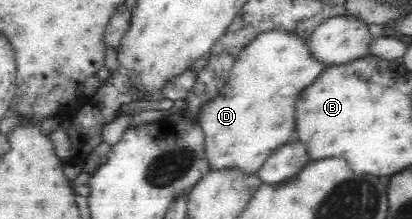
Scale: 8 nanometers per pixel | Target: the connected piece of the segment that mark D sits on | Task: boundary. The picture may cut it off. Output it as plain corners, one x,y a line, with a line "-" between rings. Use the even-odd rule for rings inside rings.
272,31
258,35
249,46
244,47
241,55
238,55
230,77
218,95
202,103
197,115
189,119
190,125
198,128
202,134
203,158
209,171
237,171
244,177
252,177
257,175
267,157
277,147
294,139
294,99
324,69
310,58
303,43
304,39
295,33

